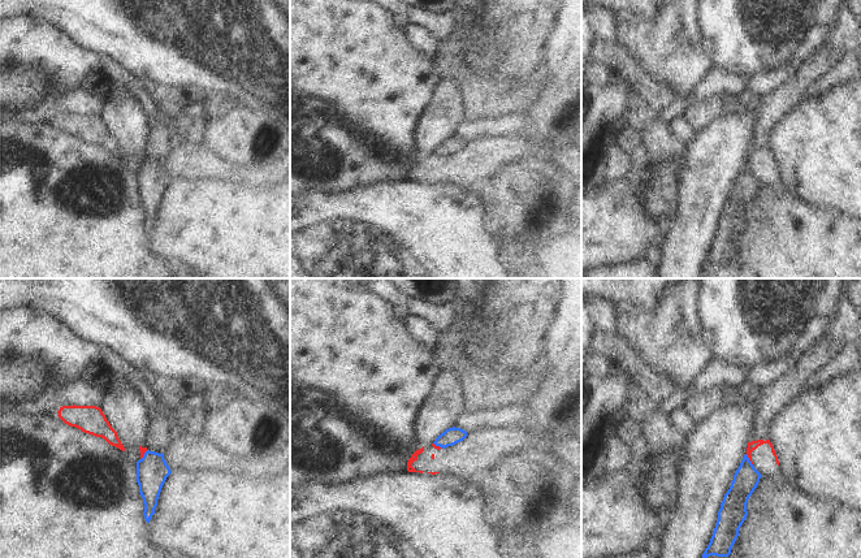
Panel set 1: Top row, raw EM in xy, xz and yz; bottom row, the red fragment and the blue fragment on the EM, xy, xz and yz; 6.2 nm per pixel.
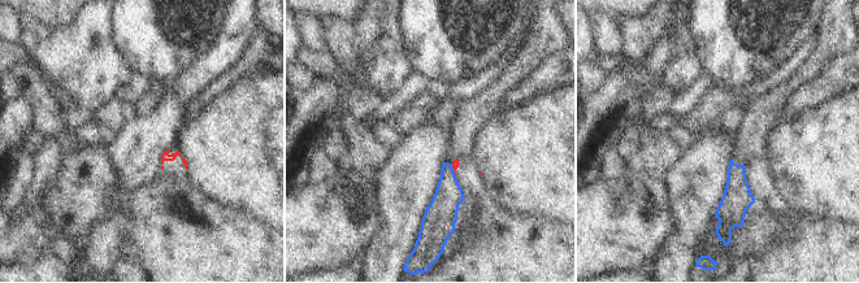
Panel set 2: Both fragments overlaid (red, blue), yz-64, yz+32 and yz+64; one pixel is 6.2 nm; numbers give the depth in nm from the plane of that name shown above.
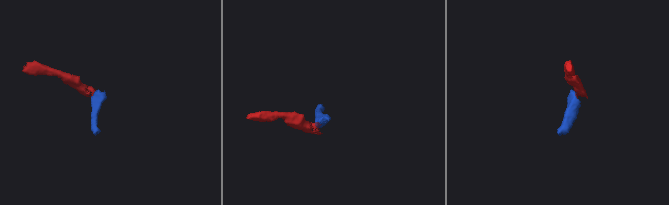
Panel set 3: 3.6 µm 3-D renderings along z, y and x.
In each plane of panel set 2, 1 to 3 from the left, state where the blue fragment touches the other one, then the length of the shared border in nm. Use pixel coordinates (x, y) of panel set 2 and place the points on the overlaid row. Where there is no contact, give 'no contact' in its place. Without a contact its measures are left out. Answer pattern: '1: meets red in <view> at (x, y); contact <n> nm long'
1: no contact
2: meets red in yz+32 at (454, 170); contact 90 nm long
3: no contact

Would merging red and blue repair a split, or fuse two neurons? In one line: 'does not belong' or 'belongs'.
does not belong

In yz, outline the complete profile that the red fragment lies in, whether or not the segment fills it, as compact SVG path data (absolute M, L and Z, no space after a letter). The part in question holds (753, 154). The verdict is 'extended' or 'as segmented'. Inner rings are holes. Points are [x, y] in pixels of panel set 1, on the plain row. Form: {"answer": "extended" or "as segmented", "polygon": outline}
{"answer": "extended", "polygon": "M770 148L748 151L747 164L761 185L783 187L779 169Z"}

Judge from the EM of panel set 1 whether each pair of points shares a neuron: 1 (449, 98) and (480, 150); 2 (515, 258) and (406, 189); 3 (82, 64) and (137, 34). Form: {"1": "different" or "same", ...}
{"1": "different", "2": "different", "3": "different"}

